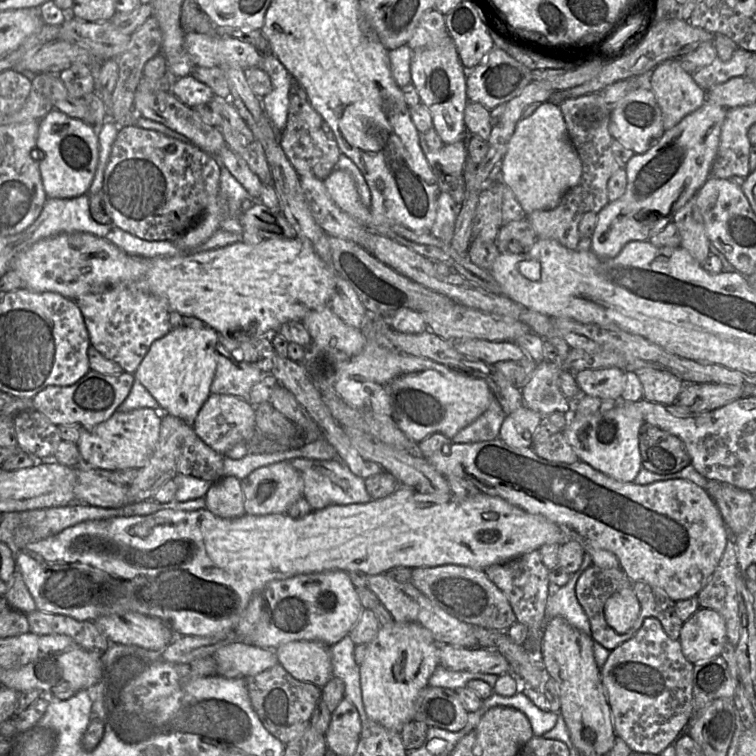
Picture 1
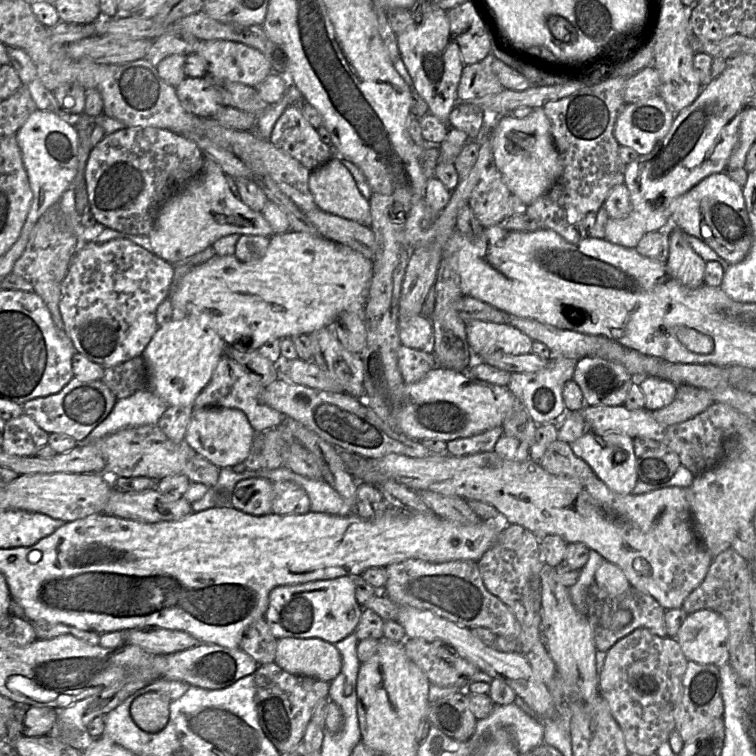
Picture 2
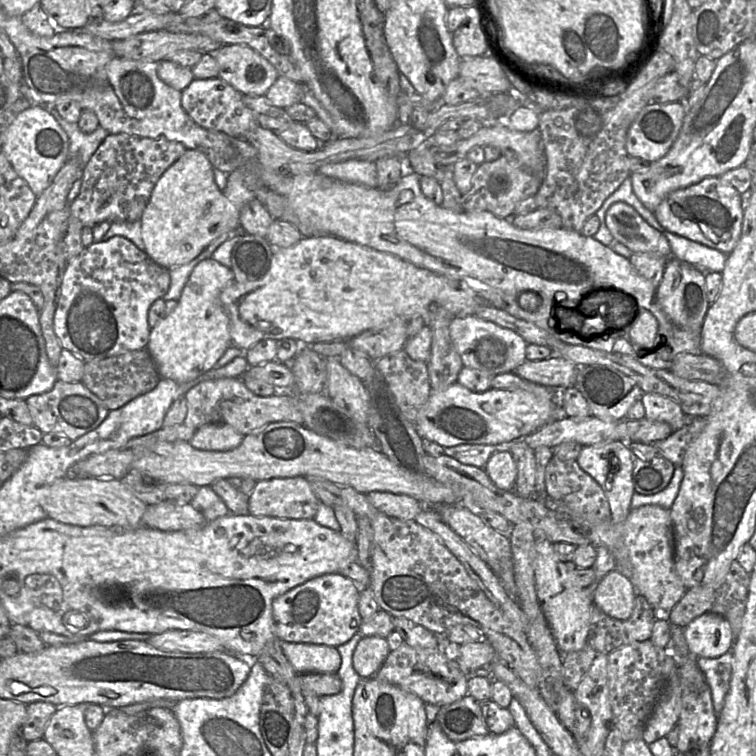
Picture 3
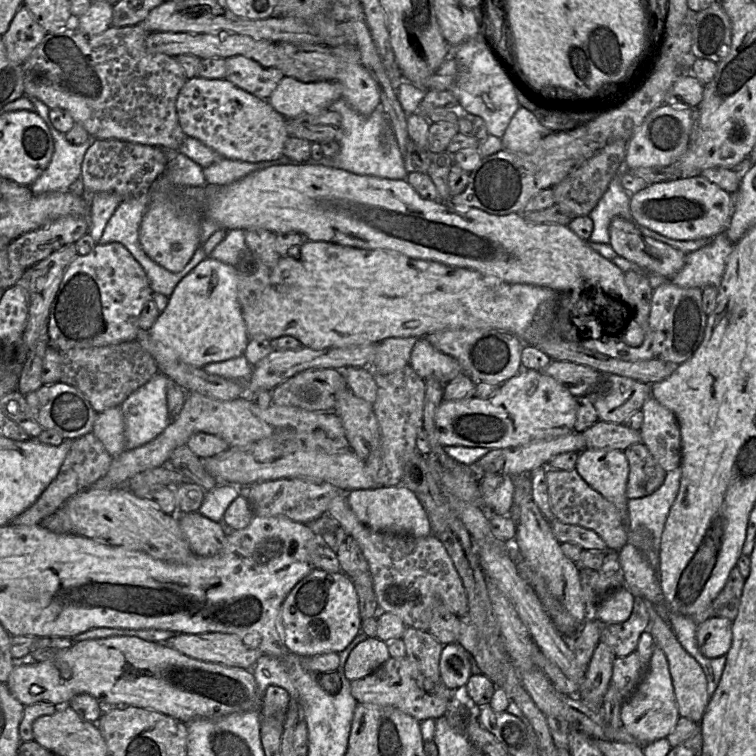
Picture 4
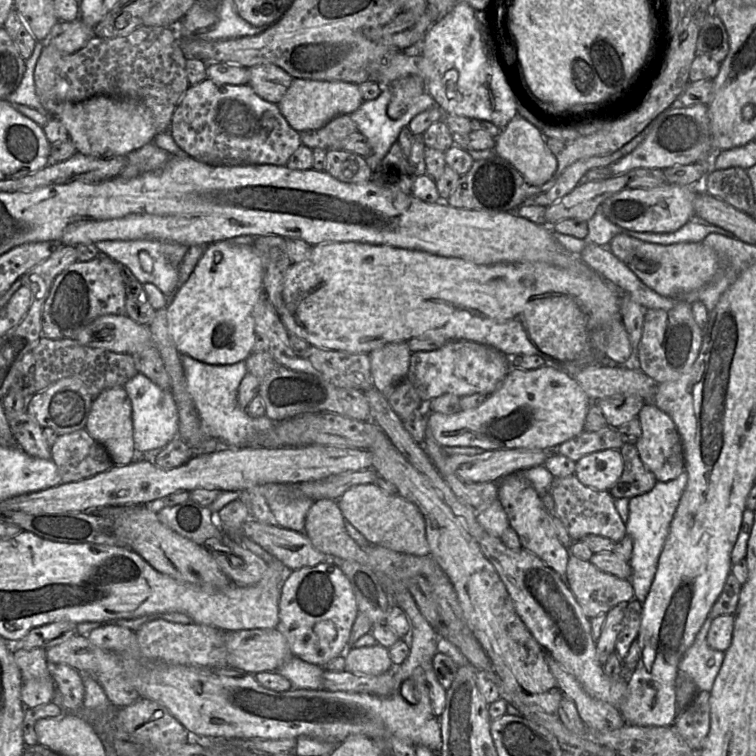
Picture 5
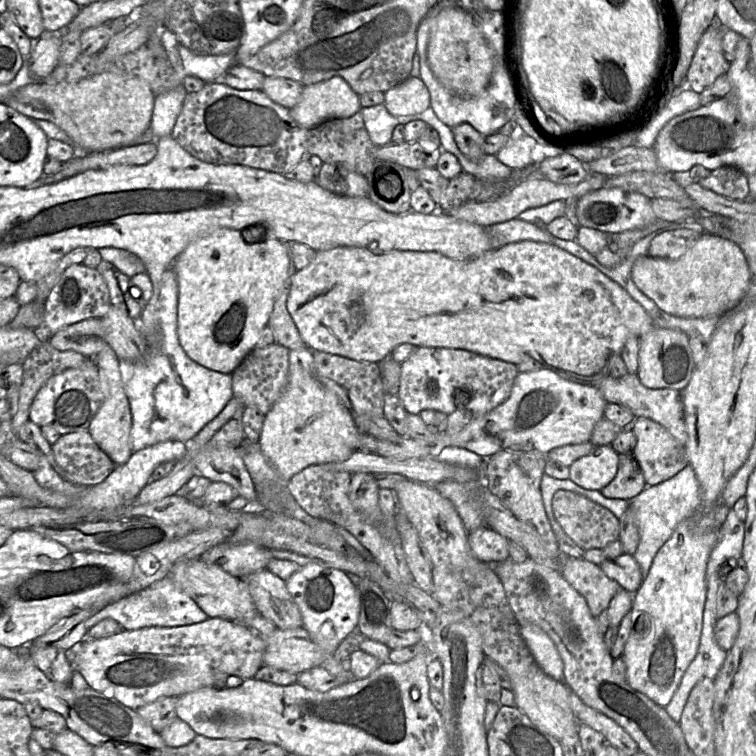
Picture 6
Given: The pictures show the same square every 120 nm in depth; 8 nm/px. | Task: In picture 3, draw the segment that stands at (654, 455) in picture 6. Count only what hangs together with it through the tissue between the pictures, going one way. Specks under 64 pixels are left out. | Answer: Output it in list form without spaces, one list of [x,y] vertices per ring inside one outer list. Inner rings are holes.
[[[644,392],[641,400],[645,409],[645,417],[649,420],[668,423],[672,432],[681,429],[689,419],[679,404],[669,397]]]

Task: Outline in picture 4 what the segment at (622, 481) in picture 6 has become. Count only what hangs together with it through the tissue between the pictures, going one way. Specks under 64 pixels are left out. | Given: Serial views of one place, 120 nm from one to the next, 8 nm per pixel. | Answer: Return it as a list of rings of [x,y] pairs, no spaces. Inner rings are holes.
[[[636,443],[624,450],[629,464],[626,488],[628,500],[648,496],[664,482],[667,472],[653,458],[643,443]]]

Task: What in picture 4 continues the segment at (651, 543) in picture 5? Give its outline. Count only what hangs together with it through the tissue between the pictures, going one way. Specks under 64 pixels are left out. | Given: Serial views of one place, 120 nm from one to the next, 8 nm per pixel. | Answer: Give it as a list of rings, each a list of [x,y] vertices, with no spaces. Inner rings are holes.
[[[681,465],[667,473],[663,484],[652,494],[628,500],[628,532],[639,527],[647,528],[658,541],[661,540],[665,523],[679,488]]]

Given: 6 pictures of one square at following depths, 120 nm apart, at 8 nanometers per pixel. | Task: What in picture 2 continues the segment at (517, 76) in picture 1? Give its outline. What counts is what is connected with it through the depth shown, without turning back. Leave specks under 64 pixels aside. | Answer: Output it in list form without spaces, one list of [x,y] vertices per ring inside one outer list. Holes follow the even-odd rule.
[[[489,53],[481,62],[464,65],[457,88],[458,102],[471,102],[476,98],[495,95],[504,89],[491,69],[493,57]]]

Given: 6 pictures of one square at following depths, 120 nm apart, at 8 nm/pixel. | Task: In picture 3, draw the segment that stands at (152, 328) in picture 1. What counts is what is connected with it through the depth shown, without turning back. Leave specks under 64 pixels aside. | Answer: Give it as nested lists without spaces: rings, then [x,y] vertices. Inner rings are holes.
[[[114,236],[83,247],[79,254],[68,259],[59,288],[53,328],[60,345],[84,361],[146,349],[151,329],[148,324],[149,307],[166,294],[169,285],[168,269],[156,264],[124,237]]]

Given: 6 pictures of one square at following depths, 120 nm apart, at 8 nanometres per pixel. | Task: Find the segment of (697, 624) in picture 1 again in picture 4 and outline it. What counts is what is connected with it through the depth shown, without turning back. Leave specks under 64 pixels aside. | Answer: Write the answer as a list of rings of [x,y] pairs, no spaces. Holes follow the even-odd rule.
[[[711,617],[698,624],[696,639],[700,651],[708,658],[727,655],[732,645],[733,621],[725,617]]]

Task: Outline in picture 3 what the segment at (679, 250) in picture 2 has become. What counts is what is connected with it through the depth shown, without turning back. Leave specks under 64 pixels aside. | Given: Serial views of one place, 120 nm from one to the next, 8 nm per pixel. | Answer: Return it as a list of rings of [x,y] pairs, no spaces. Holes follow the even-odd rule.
[[[673,256],[668,258],[663,277],[657,287],[656,301],[671,321],[678,327],[701,333],[709,309],[706,295],[705,272]]]

